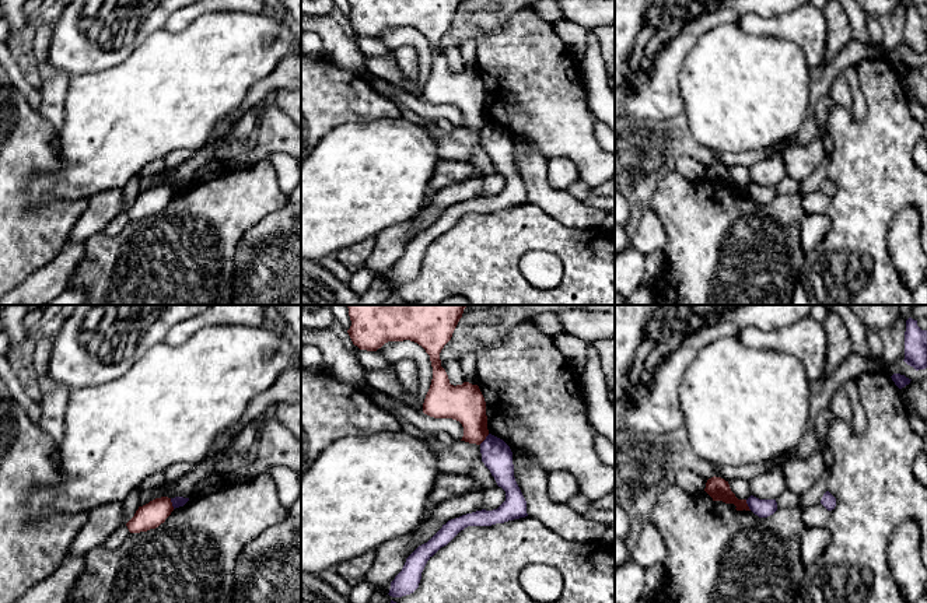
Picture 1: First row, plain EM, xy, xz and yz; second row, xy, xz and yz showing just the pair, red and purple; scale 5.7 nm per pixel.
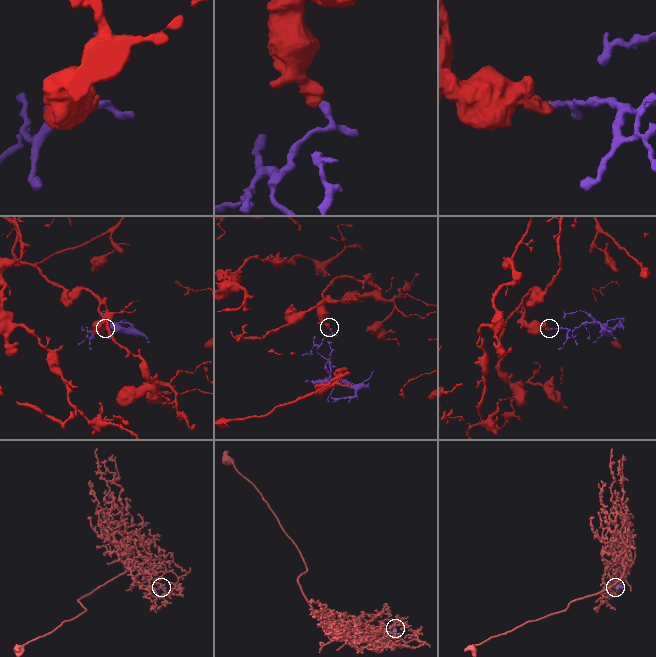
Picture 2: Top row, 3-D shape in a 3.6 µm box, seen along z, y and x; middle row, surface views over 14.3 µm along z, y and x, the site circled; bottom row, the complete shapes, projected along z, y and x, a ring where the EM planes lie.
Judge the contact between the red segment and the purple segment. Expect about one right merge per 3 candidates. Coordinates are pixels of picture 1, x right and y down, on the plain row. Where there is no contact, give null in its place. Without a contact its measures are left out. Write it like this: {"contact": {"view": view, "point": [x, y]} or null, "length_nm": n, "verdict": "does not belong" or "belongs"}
{"contact": {"view": "xy", "point": [171, 190]}, "length_nm": 70, "verdict": "does not belong"}

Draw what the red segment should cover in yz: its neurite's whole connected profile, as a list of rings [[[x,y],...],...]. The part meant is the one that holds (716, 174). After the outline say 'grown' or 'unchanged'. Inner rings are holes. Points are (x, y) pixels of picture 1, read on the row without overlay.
[[[711,164],[706,169],[704,178],[713,185],[713,187],[723,187],[725,190],[734,190],[737,197],[751,197],[746,186],[738,186],[731,178],[728,168],[721,164]]]; unchanged

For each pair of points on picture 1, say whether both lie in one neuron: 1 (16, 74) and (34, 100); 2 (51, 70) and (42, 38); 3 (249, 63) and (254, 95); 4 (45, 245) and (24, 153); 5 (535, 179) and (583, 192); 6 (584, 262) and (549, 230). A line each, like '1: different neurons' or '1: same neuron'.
1: same neuron
2: same neuron
3: different neurons
4: same neuron
5: different neurons
6: same neuron

